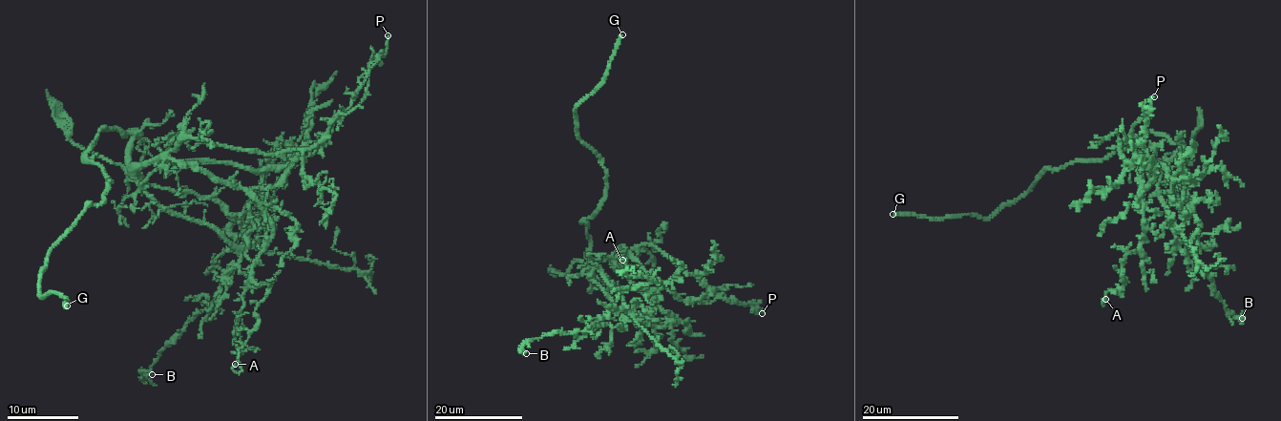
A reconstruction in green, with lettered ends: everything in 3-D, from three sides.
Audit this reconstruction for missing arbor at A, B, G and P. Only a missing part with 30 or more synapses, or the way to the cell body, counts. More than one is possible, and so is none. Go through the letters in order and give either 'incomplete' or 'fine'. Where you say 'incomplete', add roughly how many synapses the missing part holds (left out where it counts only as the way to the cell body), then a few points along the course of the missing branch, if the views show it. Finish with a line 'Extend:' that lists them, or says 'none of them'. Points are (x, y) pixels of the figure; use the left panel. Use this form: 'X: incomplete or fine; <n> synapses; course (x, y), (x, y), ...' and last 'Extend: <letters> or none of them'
A: fine
B: fine
G: incomplete; 45 synapses
P: fine
Extend: G

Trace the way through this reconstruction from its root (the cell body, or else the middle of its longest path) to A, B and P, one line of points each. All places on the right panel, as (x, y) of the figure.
A: (1159, 135), (1179, 150), (1165, 162), (1136, 161), (1143, 240), (1123, 263), (1123, 285), (1105, 299)
B: (1159, 135), (1179, 144), (1179, 151), (1165, 166), (1156, 187), (1176, 246), (1207, 273), (1227, 310), (1242, 318)
P: (1159, 135), (1178, 142), (1179, 150), (1165, 162), (1136, 161), (1145, 188), (1155, 174), (1143, 144), (1154, 96)

